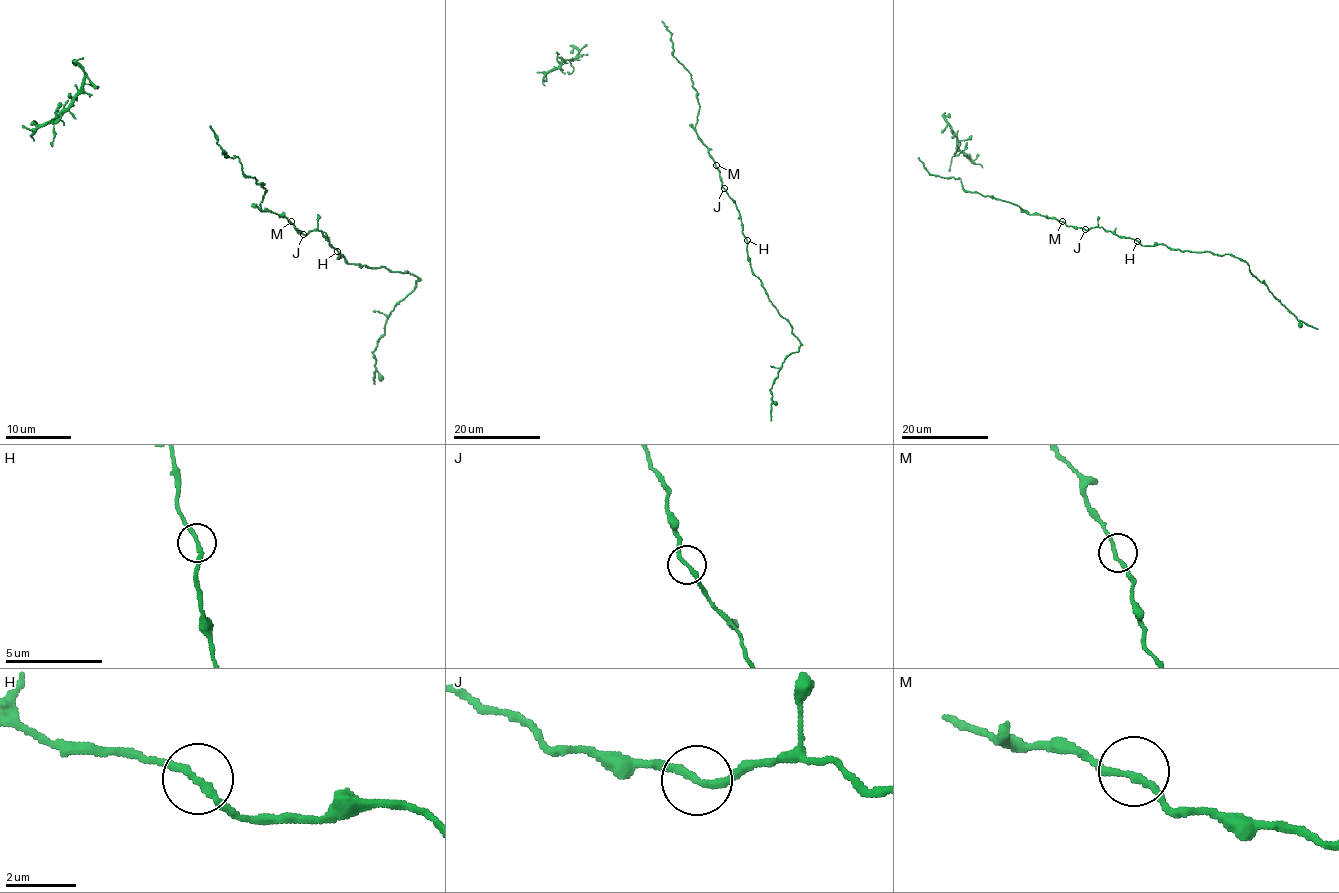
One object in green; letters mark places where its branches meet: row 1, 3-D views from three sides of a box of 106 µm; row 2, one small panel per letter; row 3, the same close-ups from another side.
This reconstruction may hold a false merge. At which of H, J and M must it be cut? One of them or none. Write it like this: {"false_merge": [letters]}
{"false_merge": ["H"]}

